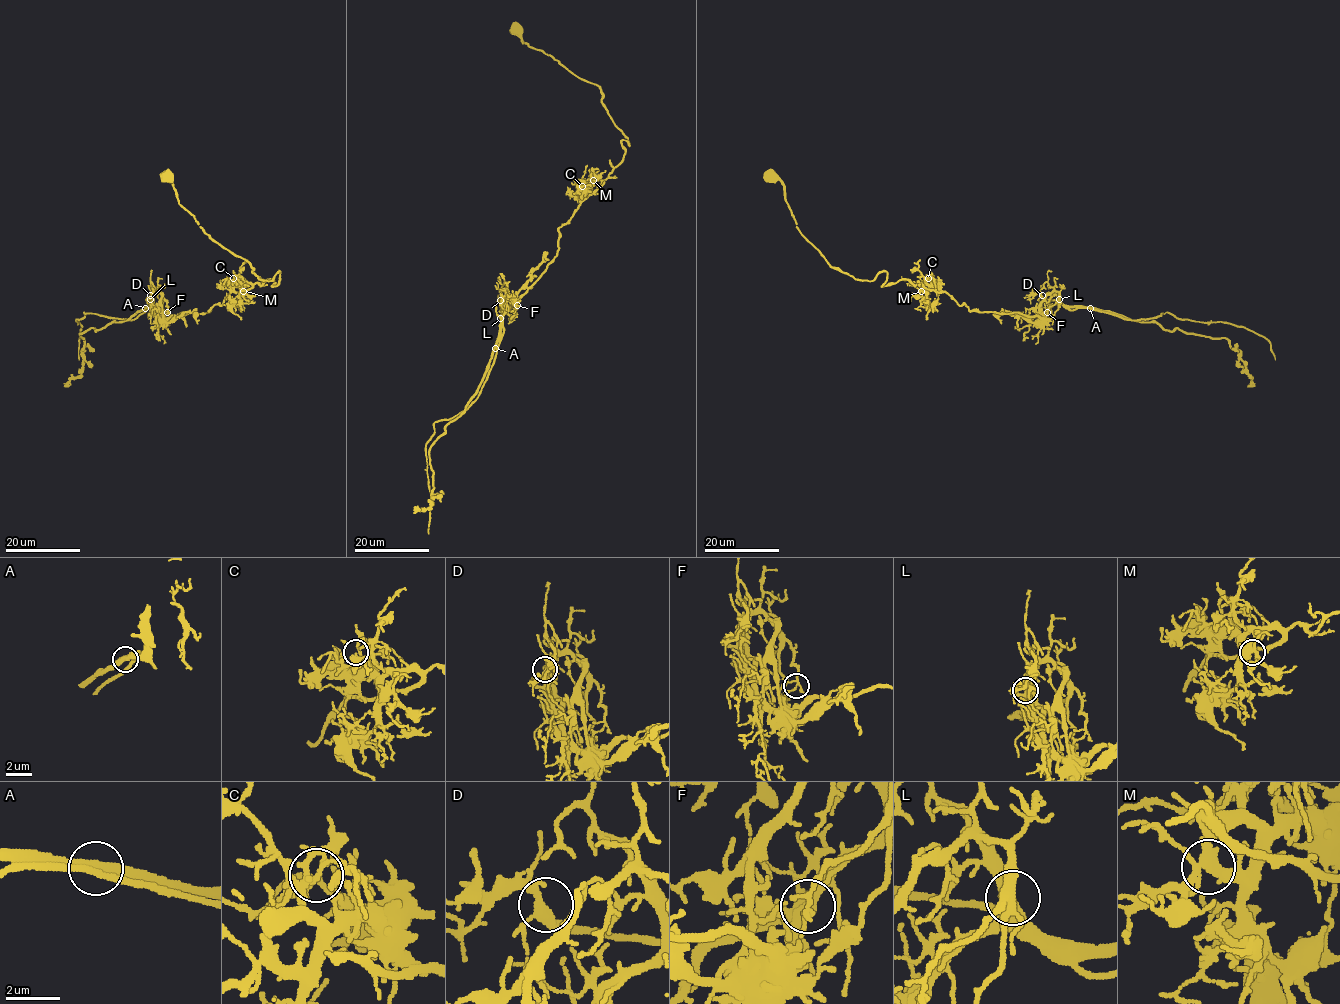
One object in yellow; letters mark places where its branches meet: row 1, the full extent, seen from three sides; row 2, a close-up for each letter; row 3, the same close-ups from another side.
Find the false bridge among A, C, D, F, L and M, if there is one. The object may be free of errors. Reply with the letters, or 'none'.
F

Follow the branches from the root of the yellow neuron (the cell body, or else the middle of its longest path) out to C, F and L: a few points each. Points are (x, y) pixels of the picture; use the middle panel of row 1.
C: (518, 27), (524, 42), (601, 89), (603, 106), (628, 141), (621, 141), (624, 157), (607, 178), (582, 186)
F: (518, 27), (524, 42), (601, 89), (629, 145), (621, 141), (622, 161), (558, 230), (557, 255), (517, 306)
L: (518, 27), (601, 89), (629, 145), (500, 318)

